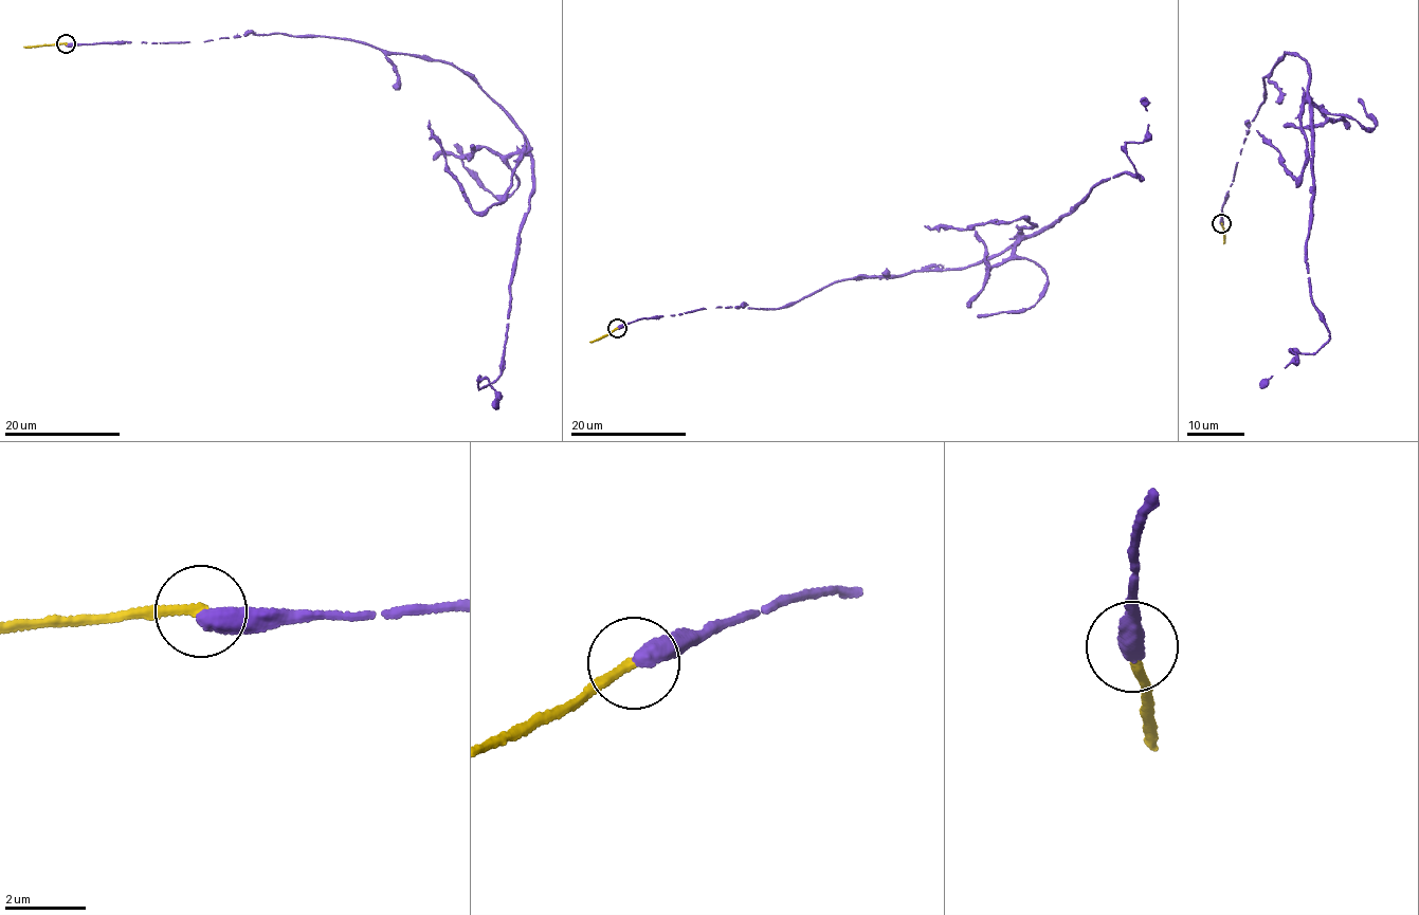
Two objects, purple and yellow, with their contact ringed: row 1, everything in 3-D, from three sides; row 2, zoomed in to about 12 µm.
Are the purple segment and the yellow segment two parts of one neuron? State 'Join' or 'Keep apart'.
Keep apart

